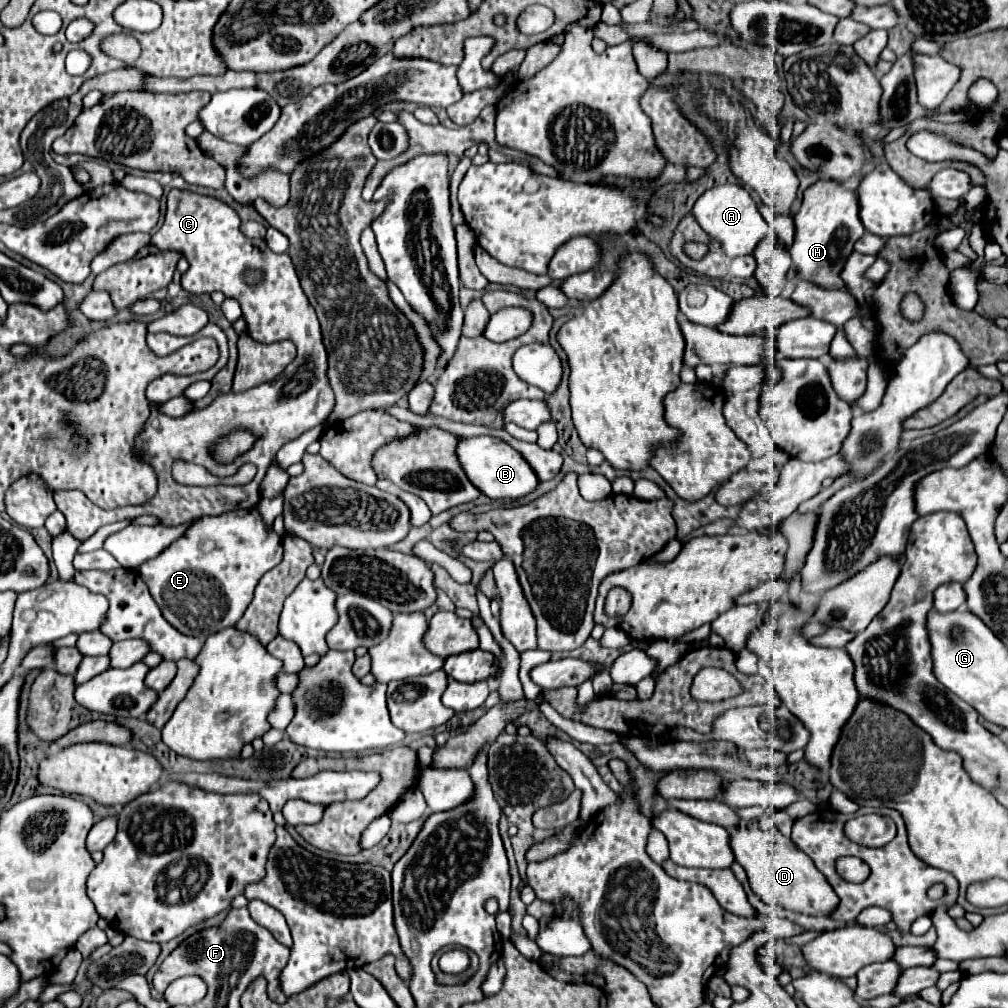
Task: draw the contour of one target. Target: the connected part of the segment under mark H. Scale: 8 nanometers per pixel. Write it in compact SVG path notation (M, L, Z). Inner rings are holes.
M819 178L803 192L803 202L799 212L793 216L795 220L795 242L791 246L791 258L799 276L811 282L817 282L825 288L845 290L841 286L841 266L845 258L853 252L855 242L865 234L865 226L859 218L859 202L853 190L847 190L841 182L831 178Z

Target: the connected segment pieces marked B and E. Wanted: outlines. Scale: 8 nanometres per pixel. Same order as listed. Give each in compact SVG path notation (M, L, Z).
M495 436L463 438L457 448L457 454L469 480L489 498L521 498L533 492L539 484L539 478L529 466L529 462L525 462L525 458L501 438Z
M255 508L221 516L205 516L185 538L139 568L165 620L181 634L205 640L223 628L235 626L247 610L261 576L283 558L283 544L273 530L265 530Z

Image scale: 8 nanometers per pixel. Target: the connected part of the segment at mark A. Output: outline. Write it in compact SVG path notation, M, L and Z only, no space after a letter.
M723 184L723 186L715 186L715 188L707 190L693 206L693 216L697 218L701 228L709 230L709 234L713 234L713 238L717 238L717 242L721 242L721 246L725 246L725 254L731 258L753 254L757 244L763 238L771 236L769 224L757 210L755 202L747 194L747 190L741 188L741 184Z

